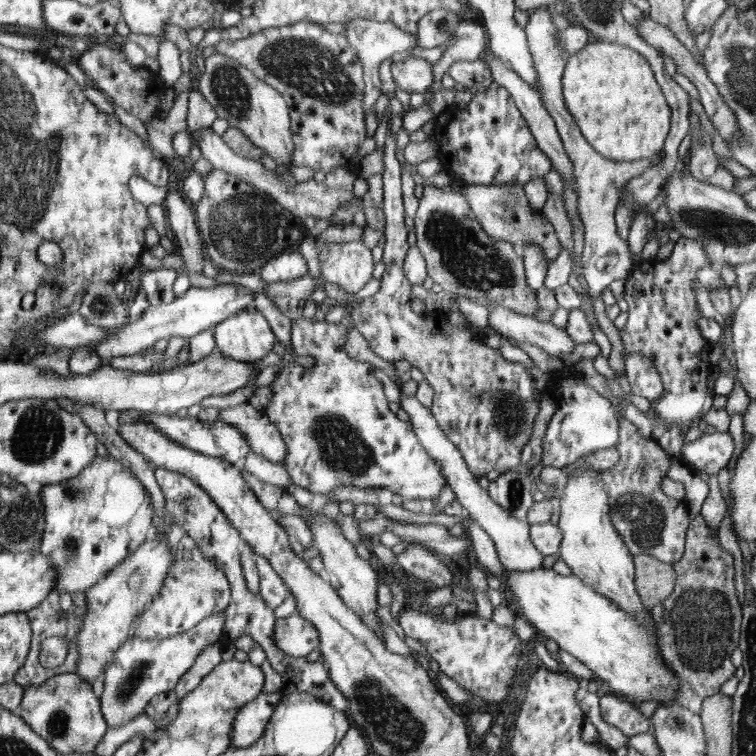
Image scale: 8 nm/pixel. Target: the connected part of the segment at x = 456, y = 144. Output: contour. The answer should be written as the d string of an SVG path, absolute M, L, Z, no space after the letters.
M495 81L485 90L475 92L470 104L466 108L460 108L452 104L434 118L434 138L440 142L440 148L436 150L436 157L441 166L450 173L455 182L460 184L484 184L492 183L520 183L524 186L533 177L543 177L552 171L552 164L537 146L534 135L530 132L525 118L518 110L514 98L504 86Z

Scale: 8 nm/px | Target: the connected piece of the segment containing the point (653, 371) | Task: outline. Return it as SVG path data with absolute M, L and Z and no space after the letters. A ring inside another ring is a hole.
M640 354L626 355L626 377L632 394L647 398L649 401L658 400L664 394L662 378L650 358Z

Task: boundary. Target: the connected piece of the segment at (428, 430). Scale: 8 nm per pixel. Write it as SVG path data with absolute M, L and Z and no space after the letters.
M402 384L398 385L400 389L400 405L397 408L402 408L404 412L410 416L409 423L419 436L423 447L431 454L432 458L443 466L443 473L447 476L449 486L456 495L456 499L462 507L467 511L467 517L474 519L484 528L486 534L492 538L496 546L496 552L500 564L507 571L531 571L536 568L543 568L544 555L536 549L532 543L529 533L529 524L520 522L518 518L510 514L506 508L493 502L488 494L488 490L483 489L478 484L478 479L473 476L462 458L459 450L454 446L454 443L448 439L448 435L437 425L436 419L432 416L431 410L424 407L415 395L406 395L402 391Z

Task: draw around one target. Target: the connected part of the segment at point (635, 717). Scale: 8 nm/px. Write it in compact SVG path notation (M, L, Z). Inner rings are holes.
M616 694L599 698L602 719L628 736L648 733L649 720L630 701Z

